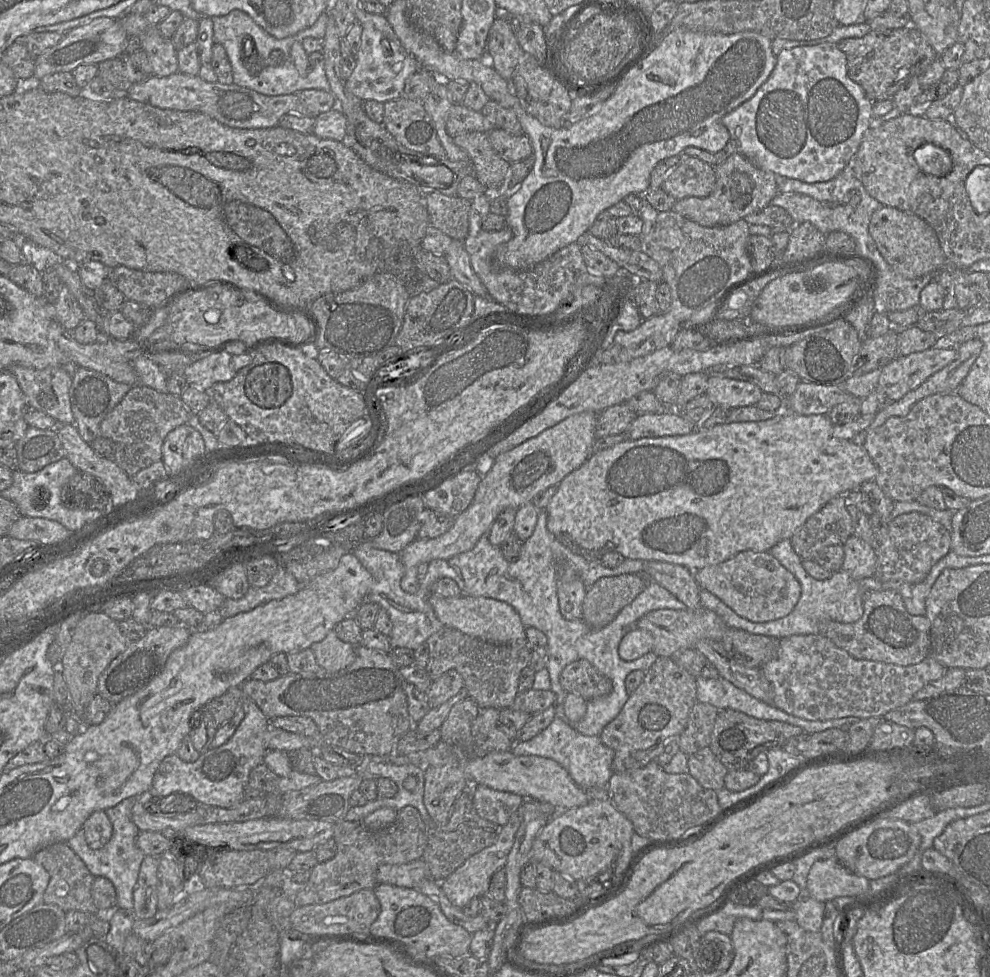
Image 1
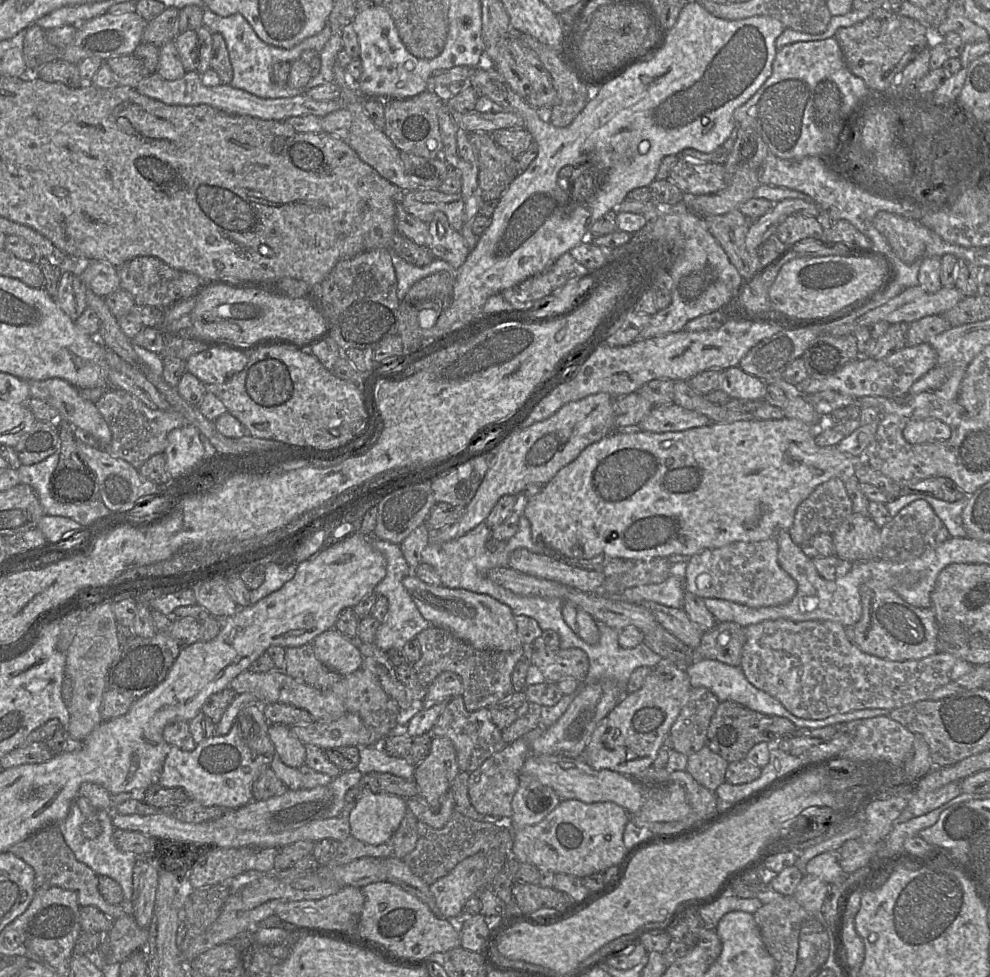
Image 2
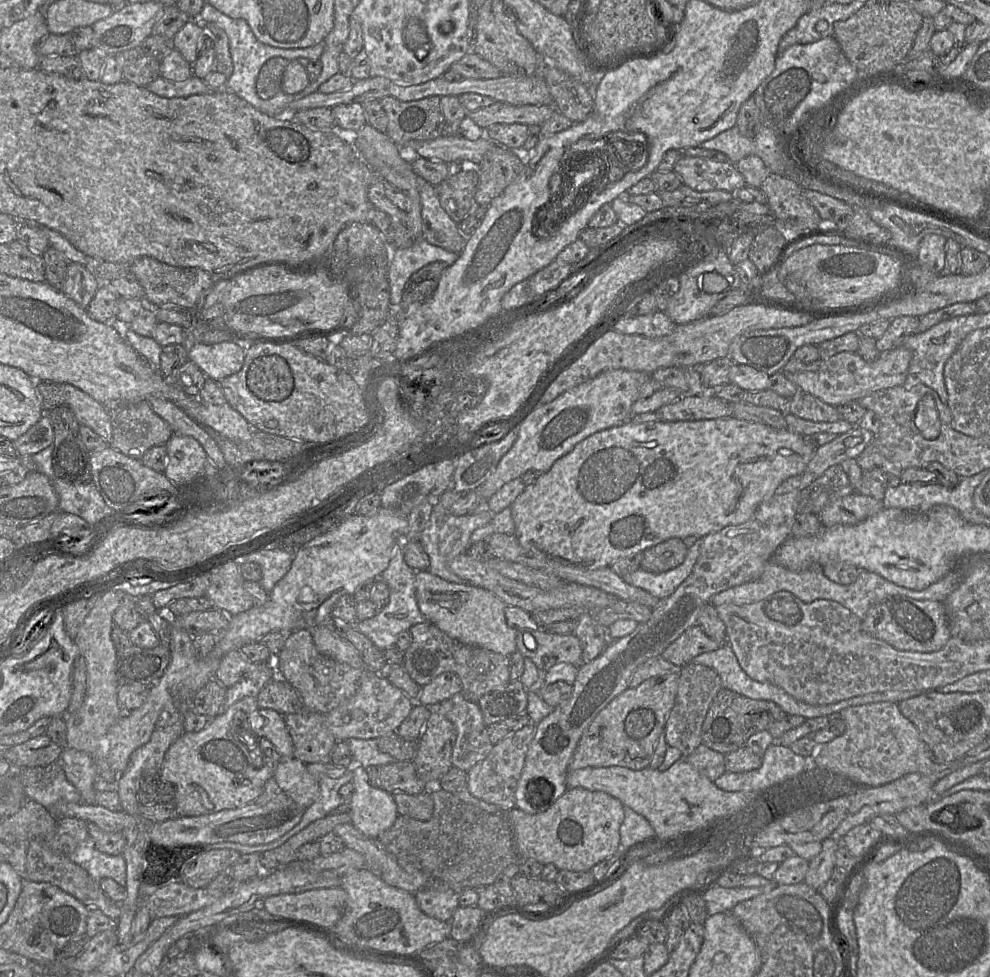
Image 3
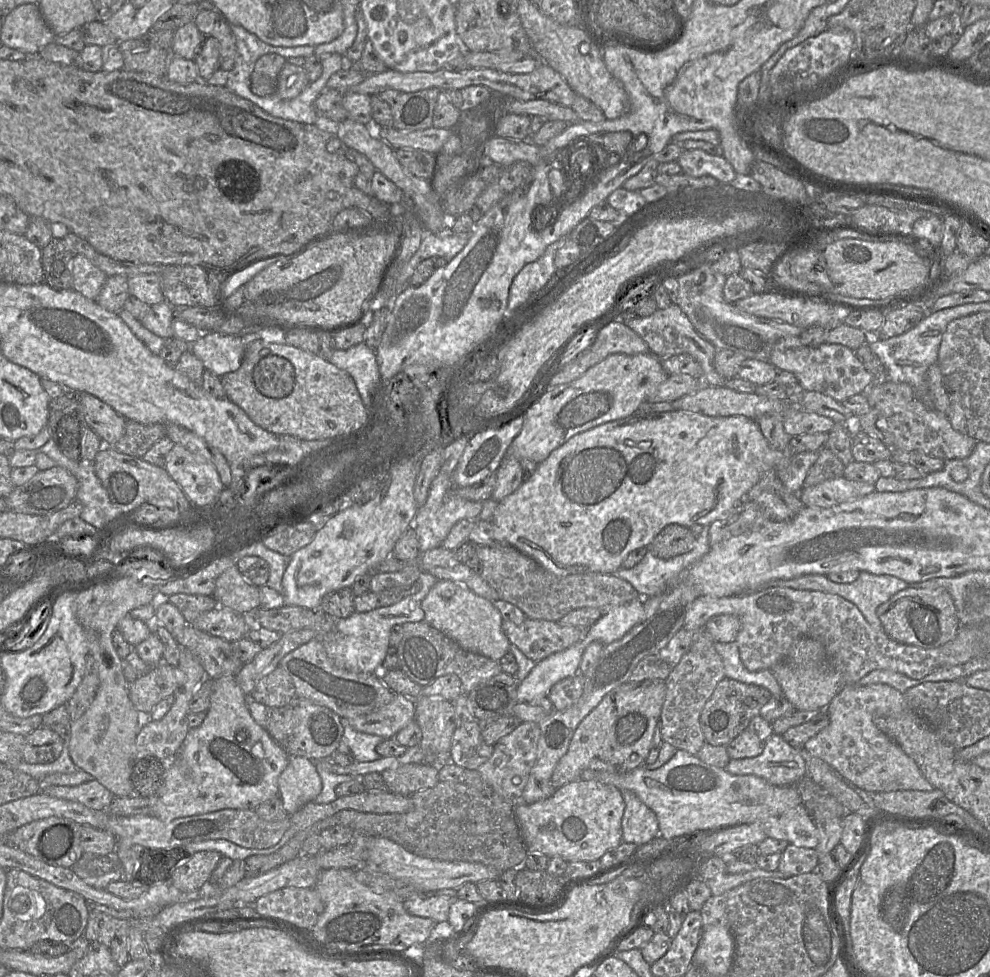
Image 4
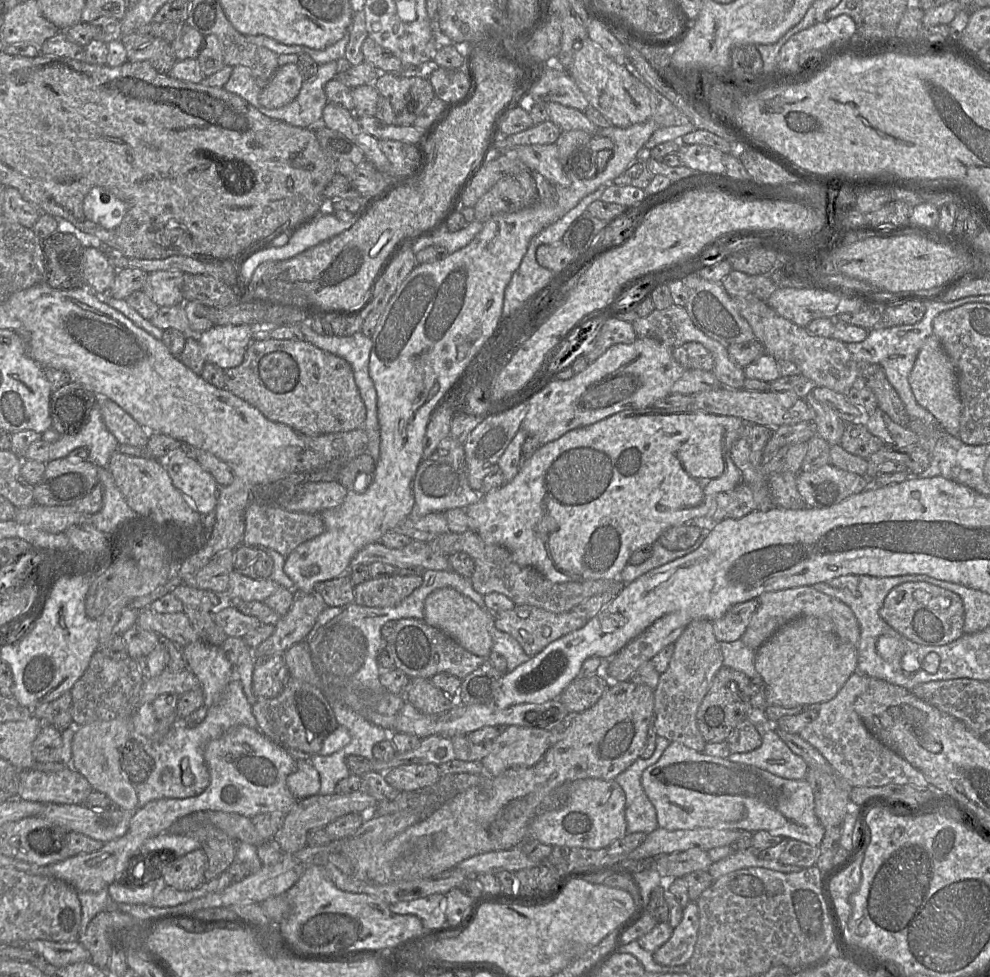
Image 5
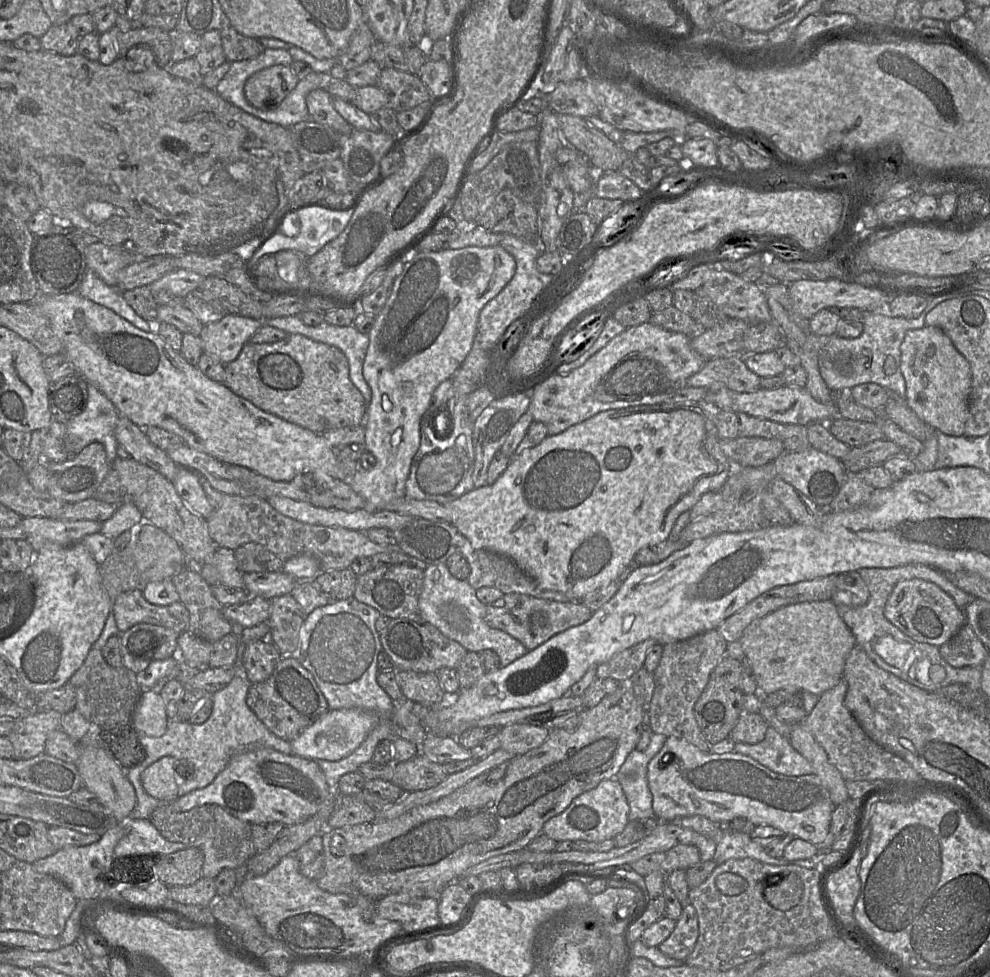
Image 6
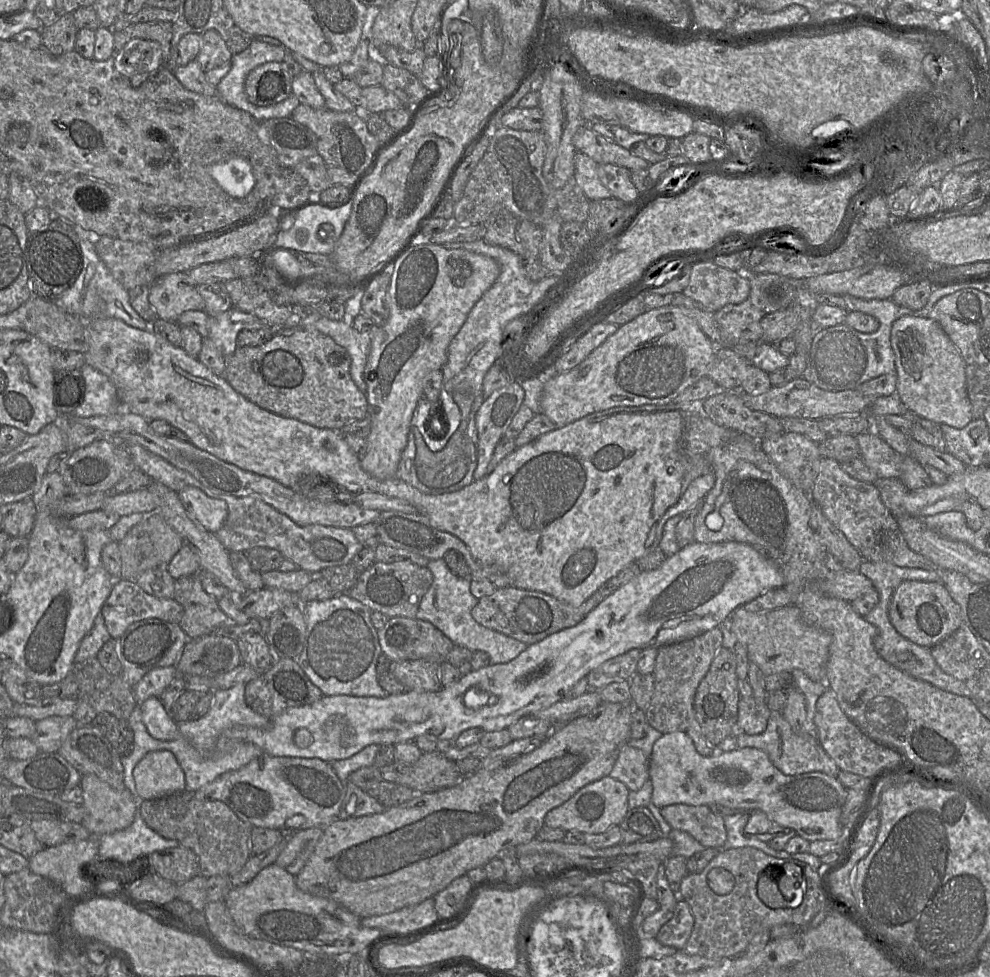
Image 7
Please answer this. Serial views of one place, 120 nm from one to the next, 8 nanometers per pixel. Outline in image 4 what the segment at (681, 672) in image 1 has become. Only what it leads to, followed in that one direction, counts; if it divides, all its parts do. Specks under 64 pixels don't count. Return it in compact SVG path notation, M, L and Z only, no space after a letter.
M647 679L641 682L626 682L607 693L601 702L579 723L568 751L557 763L551 777L555 789L581 778L584 770L626 773L646 762L654 731L660 720L666 695L665 680Z

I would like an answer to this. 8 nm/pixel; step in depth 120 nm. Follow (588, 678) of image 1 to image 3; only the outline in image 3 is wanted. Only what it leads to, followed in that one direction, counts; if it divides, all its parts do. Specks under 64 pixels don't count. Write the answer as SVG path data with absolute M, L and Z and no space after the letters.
M545 628L521 630L516 635L517 651L529 658L540 672L558 663L581 666L582 648L574 634L555 634Z

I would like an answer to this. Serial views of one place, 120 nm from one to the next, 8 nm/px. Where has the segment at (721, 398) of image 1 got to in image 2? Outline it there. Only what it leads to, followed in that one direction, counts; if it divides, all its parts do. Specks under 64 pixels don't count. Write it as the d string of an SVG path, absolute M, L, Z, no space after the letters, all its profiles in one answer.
M734 366L721 371L718 389L727 393L731 399L762 400L766 382Z

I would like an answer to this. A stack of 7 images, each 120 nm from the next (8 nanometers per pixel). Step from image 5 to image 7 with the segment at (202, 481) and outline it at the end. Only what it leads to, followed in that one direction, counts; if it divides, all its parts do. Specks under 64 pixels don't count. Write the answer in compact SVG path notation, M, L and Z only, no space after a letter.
M187 486L177 492L189 517L204 530L216 533L227 518L225 501L207 496L203 491Z

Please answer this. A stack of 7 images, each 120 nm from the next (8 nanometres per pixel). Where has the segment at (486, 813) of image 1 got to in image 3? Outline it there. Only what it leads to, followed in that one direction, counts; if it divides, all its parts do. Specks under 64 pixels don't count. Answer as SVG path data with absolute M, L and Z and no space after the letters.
M530 723L496 743L489 755L468 771L470 793L489 804L508 812L516 807L516 788L525 765L529 746L535 736L536 724Z

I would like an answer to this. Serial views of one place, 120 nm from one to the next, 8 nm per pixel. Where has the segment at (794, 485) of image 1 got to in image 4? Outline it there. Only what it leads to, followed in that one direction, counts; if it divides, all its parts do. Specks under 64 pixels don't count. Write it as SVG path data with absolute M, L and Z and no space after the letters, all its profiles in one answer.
M672 410L667 412L634 413L633 415L628 416L626 418L607 422L605 424L599 425L585 432L579 433L573 436L572 438L570 438L562 446L553 450L547 459L545 459L543 462L538 464L536 471L527 481L523 482L515 492L508 495L498 503L498 506L495 509L491 523L495 526L495 536L499 541L505 542L505 544L508 544L513 548L517 549L524 555L536 561L544 569L546 569L547 571L551 572L556 576L563 577L572 574L586 574L586 573L611 574L611 573L615 573L618 569L622 567L622 562L625 560L625 558L631 551L642 547L648 547L653 541L653 539L657 536L657 534L665 526L669 524L679 524L687 528L695 524L699 524L702 526L710 526L714 521L725 518L739 503L744 501L749 490L764 476L765 473L767 473L770 470L775 470L776 465L783 458L783 456L784 453L782 451L775 450L769 445L765 437L763 436L757 422L743 415L735 415L735 416L728 416L728 417L712 417L696 412L689 412L683 410Z

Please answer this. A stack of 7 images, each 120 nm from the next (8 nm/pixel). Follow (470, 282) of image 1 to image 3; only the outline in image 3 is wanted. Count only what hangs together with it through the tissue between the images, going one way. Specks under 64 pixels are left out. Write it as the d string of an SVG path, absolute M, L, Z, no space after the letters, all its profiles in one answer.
M419 179L419 194L423 223L422 238L434 246L461 253L466 244L464 235L458 224L441 206L435 187Z

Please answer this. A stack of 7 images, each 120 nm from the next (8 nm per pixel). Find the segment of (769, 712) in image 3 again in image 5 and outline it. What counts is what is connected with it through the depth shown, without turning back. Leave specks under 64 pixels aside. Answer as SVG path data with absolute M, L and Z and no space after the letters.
M722 666L715 675L710 688L697 711L698 729L707 743L725 741L736 726L745 718L752 708L750 699L751 680L744 673Z

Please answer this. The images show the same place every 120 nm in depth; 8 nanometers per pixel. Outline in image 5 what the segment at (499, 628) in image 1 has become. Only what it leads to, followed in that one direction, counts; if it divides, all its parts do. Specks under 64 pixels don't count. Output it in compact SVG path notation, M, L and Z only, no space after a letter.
M450 587L434 590L426 597L424 605L424 621L428 625L438 628L472 654L488 658L493 645L489 633L492 612Z

